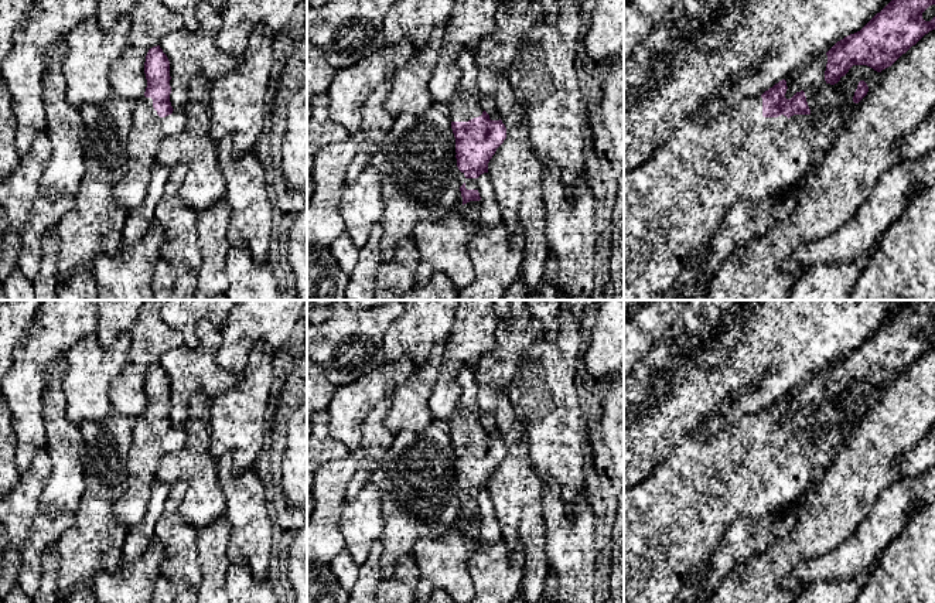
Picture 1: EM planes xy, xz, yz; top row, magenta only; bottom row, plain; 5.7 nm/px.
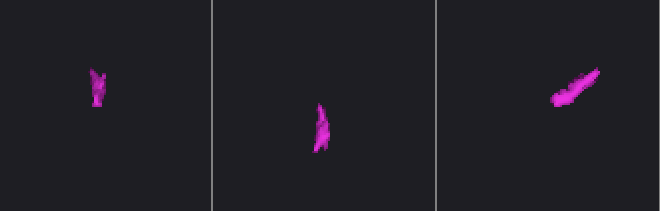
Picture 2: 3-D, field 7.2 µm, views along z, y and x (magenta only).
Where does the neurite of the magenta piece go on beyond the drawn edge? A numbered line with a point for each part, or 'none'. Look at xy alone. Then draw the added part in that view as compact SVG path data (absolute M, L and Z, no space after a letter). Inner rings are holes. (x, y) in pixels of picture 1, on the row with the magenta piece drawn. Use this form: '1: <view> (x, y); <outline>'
1: xy (147, 130); M144 95L134 100L130 134L126 144L126 173L115 185L113 197L127 212L146 201L151 168L156 164L160 144L168 136L180 133L187 117L180 110L160 117L153 108L153 99Z

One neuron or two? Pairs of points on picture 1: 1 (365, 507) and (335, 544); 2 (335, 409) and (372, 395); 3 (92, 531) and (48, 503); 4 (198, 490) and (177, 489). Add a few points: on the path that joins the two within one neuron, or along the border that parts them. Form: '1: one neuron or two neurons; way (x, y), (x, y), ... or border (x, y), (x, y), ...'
1: two neurons; border (344, 501), (340, 531), (347, 548)
2: one neuron; way (344, 409), (364, 395)
3: two neurons; border (85, 479), (85, 490), (74, 511)
4: two neurons; border (176, 480), (186, 484), (180, 506), (186, 523)

